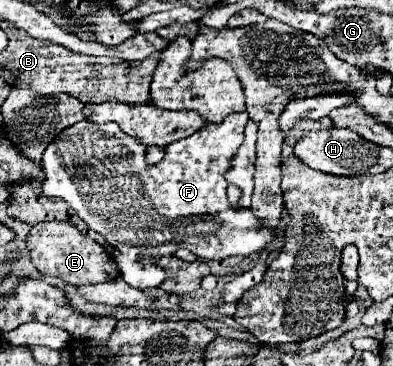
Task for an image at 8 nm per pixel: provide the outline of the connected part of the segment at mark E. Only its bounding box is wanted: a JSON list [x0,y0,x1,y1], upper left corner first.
[27,233,121,285]

